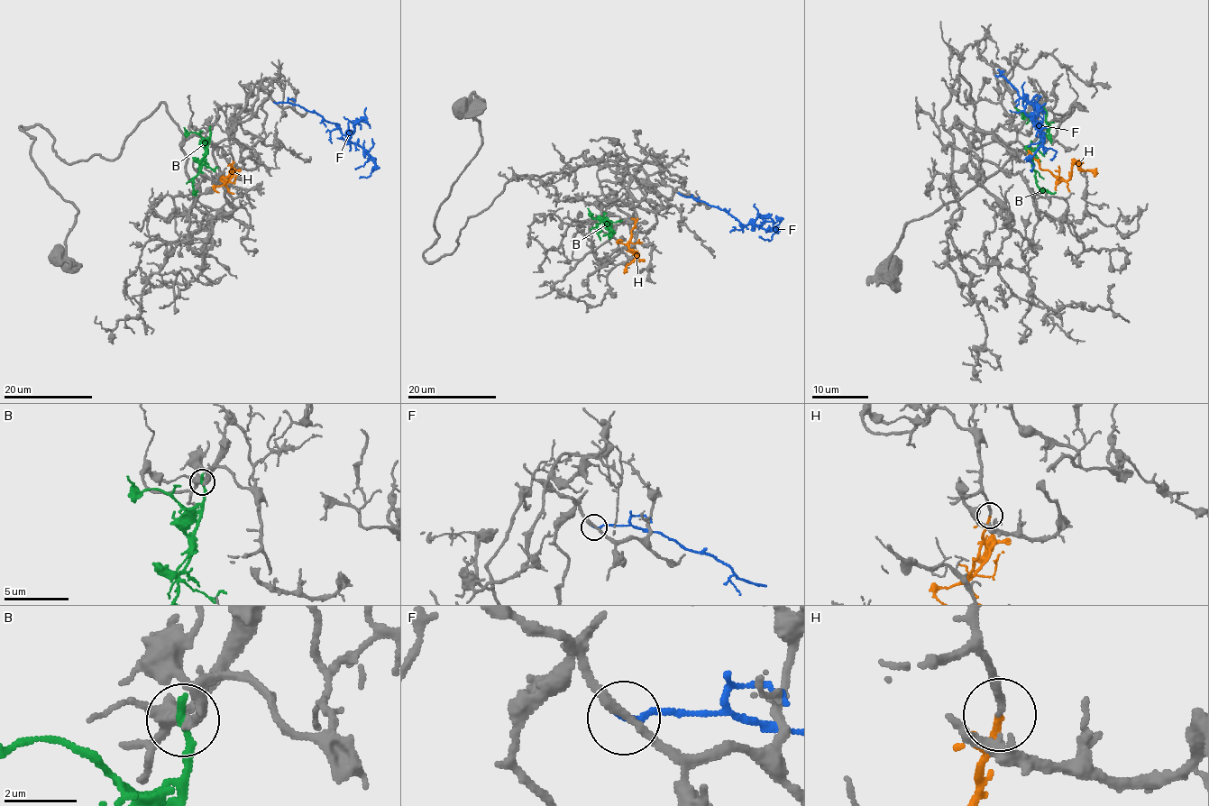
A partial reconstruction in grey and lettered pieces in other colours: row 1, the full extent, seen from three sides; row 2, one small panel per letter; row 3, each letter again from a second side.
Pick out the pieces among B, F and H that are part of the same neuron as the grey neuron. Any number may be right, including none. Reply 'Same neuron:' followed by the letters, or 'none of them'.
Same neuron: H

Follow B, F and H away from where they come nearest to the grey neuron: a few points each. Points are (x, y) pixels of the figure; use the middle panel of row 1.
B: (613, 231), (611, 233), (604, 221), (598, 224), (599, 240)
F: (679, 194), (718, 206), (743, 225), (754, 224), (764, 229), (779, 224), (778, 220), (764, 221)
H: (636, 219), (631, 230), (628, 247), (636, 256), (627, 266), (625, 273)

